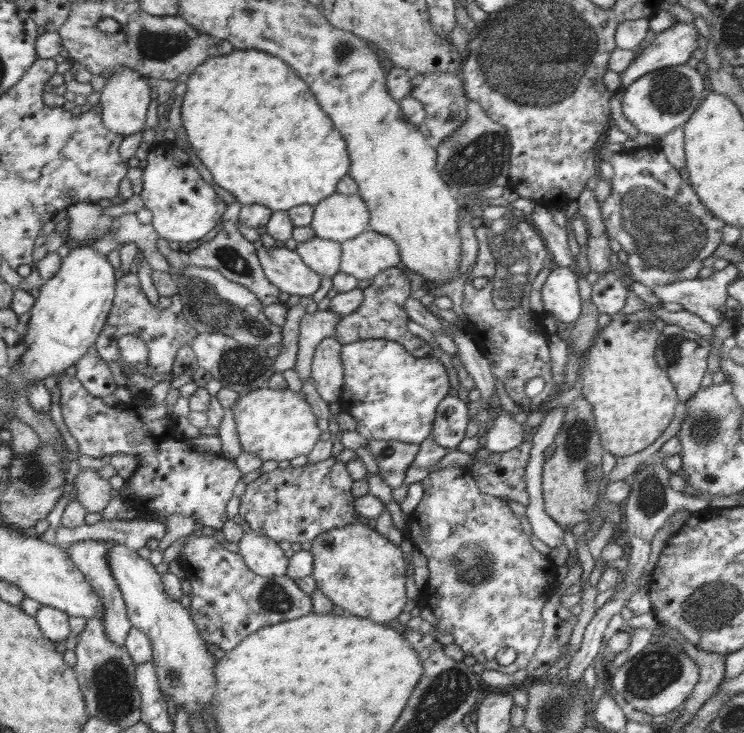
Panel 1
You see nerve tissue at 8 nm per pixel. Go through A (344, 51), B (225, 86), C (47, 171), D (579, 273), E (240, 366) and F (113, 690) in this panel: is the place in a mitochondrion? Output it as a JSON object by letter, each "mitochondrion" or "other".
{"A":"mitochondrion","B":"other","C":"other","D":"other","E":"mitochondrion","F":"mitochondrion"}

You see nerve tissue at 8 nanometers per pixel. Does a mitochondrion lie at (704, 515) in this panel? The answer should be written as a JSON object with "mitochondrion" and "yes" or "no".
{"mitochondrion":"no"}

